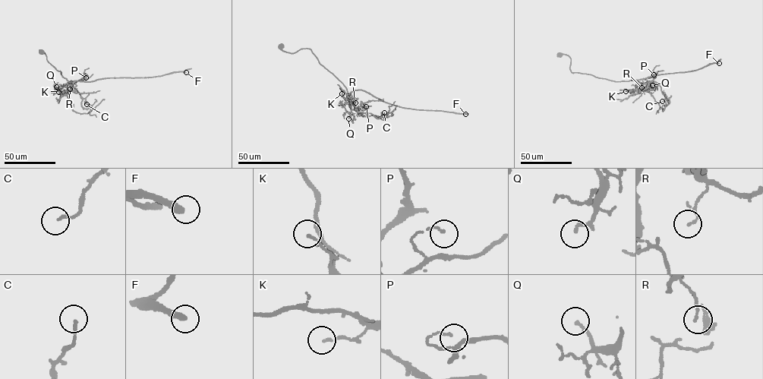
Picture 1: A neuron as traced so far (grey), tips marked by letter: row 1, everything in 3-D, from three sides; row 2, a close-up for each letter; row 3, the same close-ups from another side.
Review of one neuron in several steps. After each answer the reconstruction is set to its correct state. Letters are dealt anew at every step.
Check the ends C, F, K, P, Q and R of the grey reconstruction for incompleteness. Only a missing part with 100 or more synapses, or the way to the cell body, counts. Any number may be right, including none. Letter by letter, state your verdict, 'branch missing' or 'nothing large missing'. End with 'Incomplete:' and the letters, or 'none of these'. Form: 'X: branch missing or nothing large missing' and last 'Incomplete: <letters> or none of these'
C: nothing large missing
F: branch missing
K: nothing large missing
P: nothing large missing
Q: nothing large missing
R: nothing large missing
Incomplete: F

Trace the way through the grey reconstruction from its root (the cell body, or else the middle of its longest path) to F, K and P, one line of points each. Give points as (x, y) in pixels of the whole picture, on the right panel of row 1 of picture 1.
F: (559, 55), (570, 58), (569, 67), (572, 73), (591, 74), (617, 81), (694, 71), (719, 63)
K: (559, 55), (570, 58), (572, 73), (615, 81), (637, 80), (641, 87), (625, 91)
P: (559, 55), (570, 58), (572, 73), (615, 81), (643, 83), (651, 81), (656, 77), (654, 74)

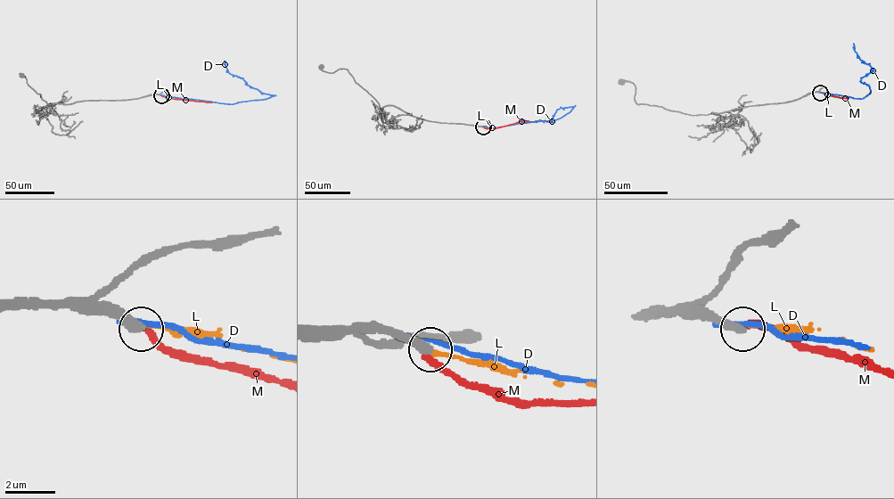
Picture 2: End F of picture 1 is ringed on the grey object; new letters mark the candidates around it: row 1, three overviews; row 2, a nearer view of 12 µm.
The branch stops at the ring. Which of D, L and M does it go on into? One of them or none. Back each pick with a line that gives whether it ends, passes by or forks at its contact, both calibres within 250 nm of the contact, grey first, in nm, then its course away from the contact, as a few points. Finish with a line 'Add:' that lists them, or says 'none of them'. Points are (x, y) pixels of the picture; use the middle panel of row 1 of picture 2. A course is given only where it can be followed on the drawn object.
Add: none of them

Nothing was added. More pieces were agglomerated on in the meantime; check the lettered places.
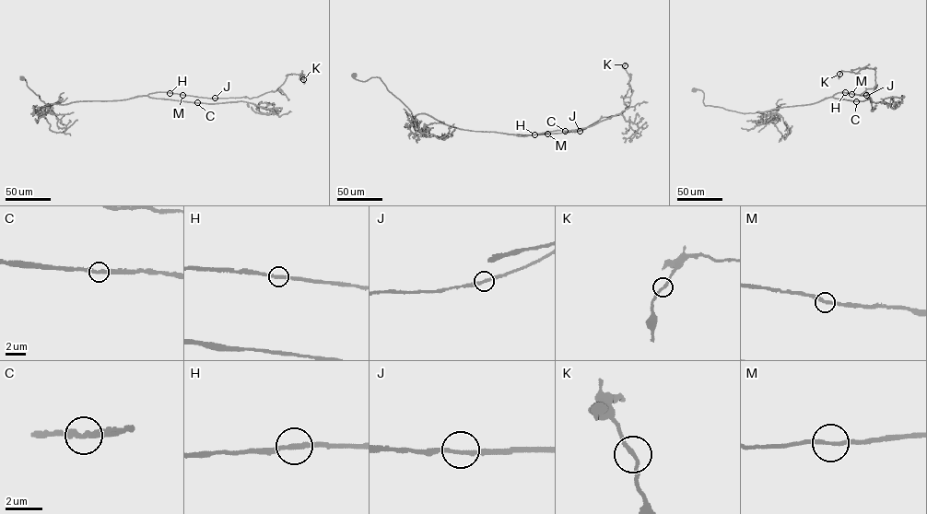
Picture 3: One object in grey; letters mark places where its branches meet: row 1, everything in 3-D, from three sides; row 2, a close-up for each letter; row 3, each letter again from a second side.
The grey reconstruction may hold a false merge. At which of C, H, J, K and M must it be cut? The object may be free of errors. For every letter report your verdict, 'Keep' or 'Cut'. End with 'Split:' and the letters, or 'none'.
C: Keep
H: Keep
J: Keep
K: Keep
M: Keep
Split: none

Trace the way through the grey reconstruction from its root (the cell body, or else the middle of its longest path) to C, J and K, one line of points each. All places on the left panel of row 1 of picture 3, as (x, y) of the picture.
C: (22, 78), (46, 105), (117, 100), (144, 96), (197, 102)
J: (22, 78), (46, 105), (125, 99), (159, 92), (215, 98)
K: (22, 78), (47, 105), (125, 99), (159, 92), (252, 99), (275, 90), (287, 75), (303, 79)

